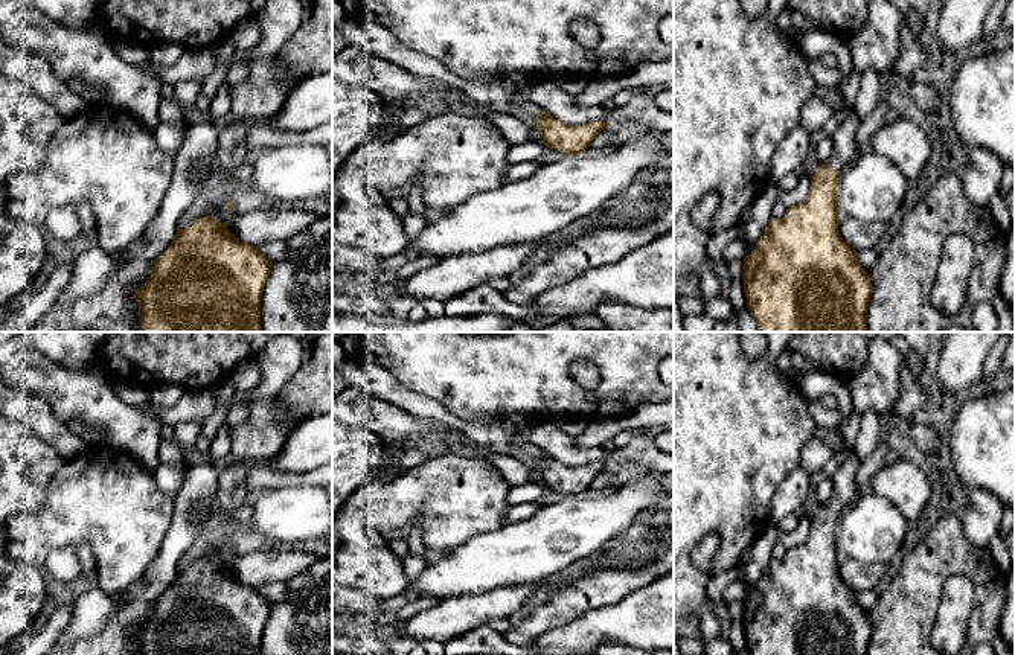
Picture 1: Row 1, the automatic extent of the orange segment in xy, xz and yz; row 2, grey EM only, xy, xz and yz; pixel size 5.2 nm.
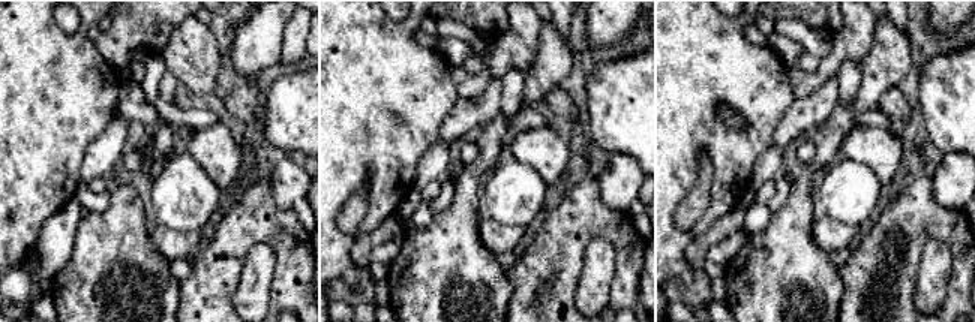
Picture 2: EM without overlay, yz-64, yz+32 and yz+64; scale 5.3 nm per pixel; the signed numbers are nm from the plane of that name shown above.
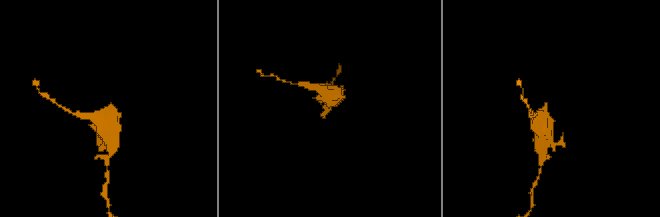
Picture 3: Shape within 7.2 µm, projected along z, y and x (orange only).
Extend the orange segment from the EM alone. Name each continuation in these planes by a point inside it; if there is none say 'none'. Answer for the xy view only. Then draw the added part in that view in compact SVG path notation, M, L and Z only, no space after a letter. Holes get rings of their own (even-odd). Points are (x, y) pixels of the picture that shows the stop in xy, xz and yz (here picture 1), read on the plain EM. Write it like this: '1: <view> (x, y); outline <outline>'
none

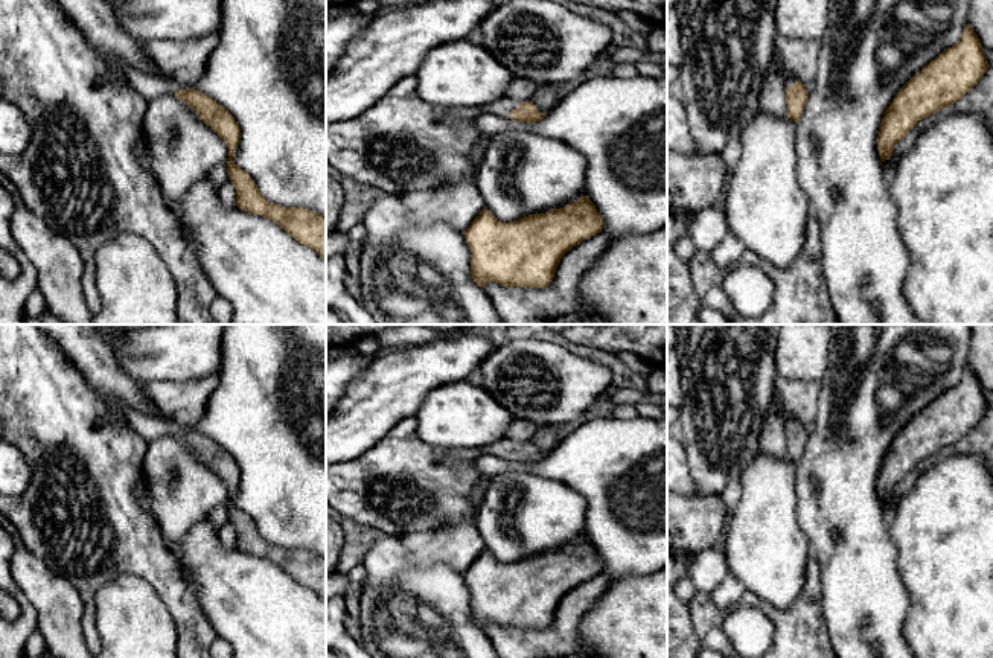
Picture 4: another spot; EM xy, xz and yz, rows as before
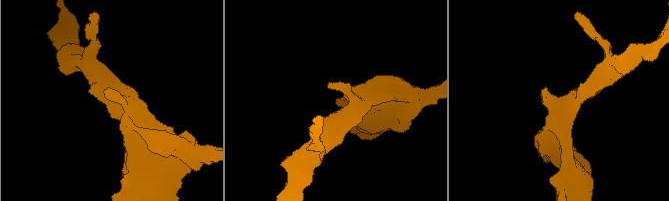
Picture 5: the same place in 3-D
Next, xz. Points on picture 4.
1: xz (503, 448); outline M504 437L492 445L481 448L481 452L492 457L498 457L501 460L510 460L510 454L518 449L518 446L518 442Z

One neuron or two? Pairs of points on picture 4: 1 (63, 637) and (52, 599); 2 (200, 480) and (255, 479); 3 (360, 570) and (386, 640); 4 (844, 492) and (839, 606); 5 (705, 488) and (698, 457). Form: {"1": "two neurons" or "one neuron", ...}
{"1": "one neuron", "2": "two neurons", "3": "two neurons", "4": "one neuron", "5": "one neuron"}

